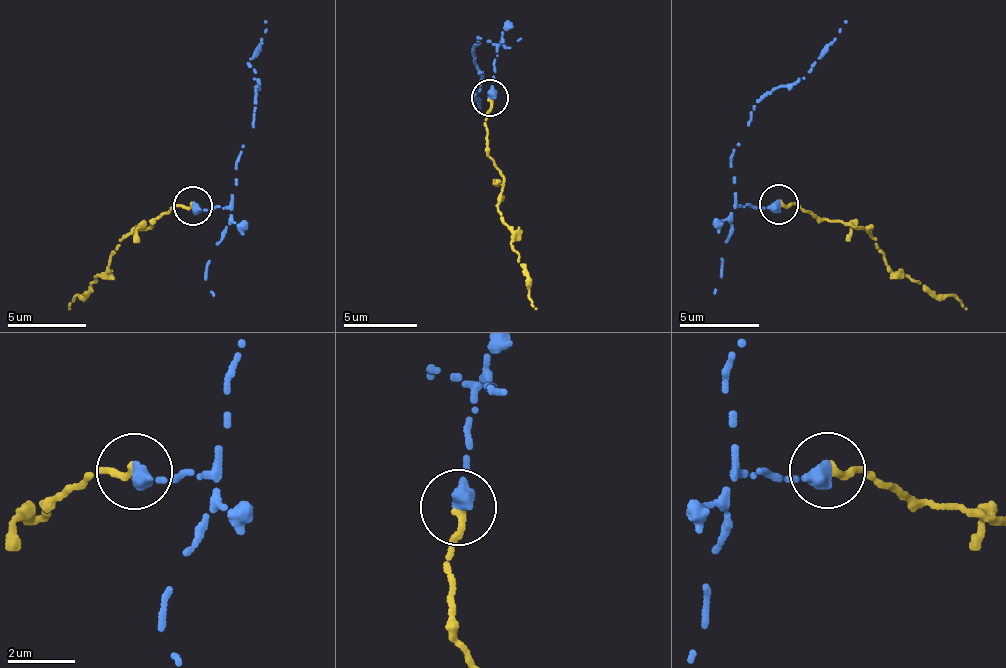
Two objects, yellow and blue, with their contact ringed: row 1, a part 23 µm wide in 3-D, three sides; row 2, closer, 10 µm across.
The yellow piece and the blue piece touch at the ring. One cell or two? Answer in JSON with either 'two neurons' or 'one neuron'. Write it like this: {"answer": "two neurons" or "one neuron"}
{"answer": "two neurons"}

